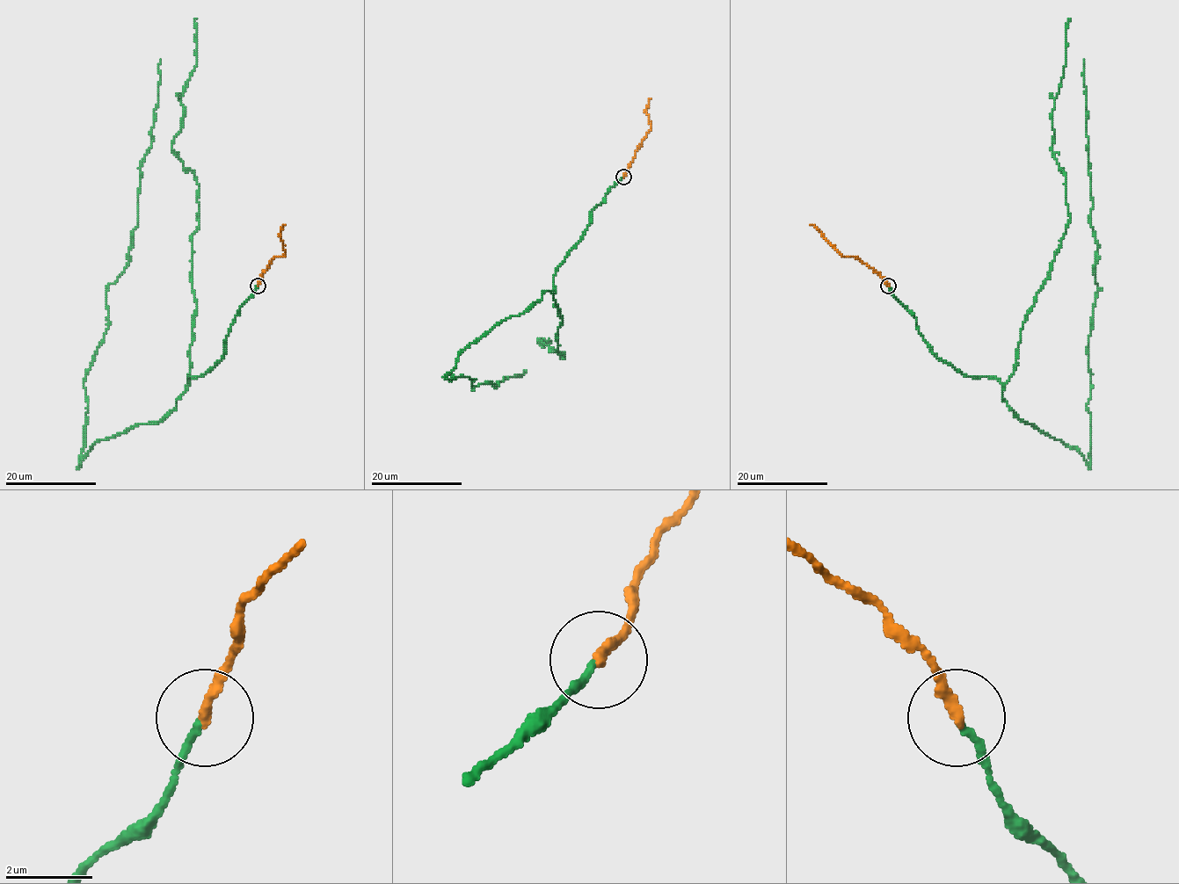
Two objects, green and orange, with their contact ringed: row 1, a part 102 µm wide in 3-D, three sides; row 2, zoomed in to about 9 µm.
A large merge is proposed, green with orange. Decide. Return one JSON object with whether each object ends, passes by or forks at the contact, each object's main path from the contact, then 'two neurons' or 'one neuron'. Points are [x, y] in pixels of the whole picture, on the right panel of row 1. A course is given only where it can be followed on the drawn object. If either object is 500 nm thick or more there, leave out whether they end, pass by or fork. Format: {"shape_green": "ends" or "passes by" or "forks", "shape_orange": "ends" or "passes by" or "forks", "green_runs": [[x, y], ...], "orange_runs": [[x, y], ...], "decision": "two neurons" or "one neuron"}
{"shape_green": "ends", "shape_orange": "ends", "green_runs": [[889, 286], [936, 355], [964, 374], [996, 378], [1023, 422], [1090, 463], [1098, 245], [1083, 59]], "orange_runs": [[887, 286], [880, 275], [856, 258], [840, 253], [809, 224]], "decision": "one neuron"}

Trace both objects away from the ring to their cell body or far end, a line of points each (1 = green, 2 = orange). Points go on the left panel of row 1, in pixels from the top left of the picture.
1: (257, 286), (224, 355), (187, 378), (177, 406), (98, 440), (81, 464), (85, 373), (138, 224), (160, 59)
2: (257, 286), (260, 275), (274, 258), (284, 253), (280, 231), (286, 224)

